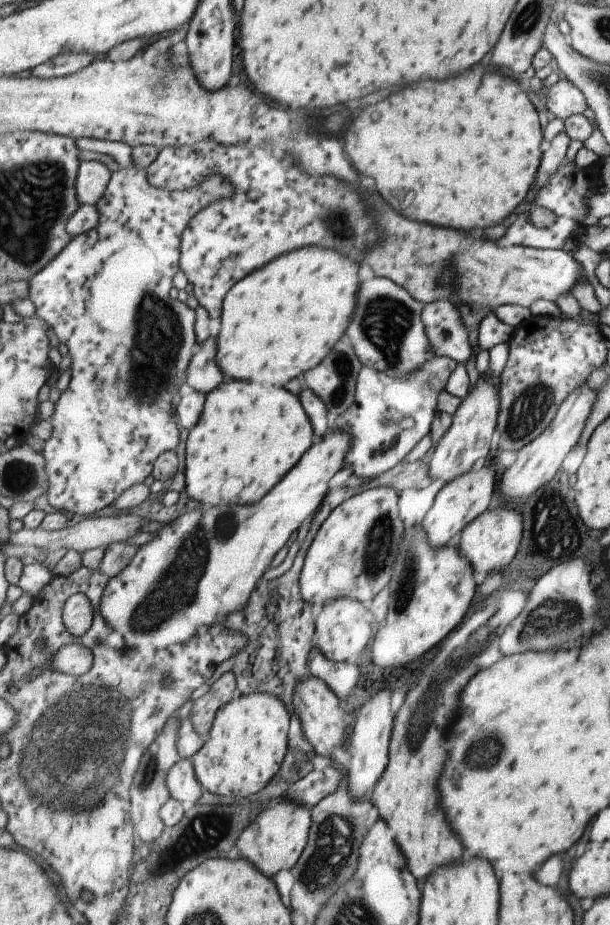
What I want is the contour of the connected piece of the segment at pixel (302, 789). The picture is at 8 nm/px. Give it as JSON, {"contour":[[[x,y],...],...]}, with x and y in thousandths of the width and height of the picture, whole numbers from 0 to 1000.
{"contour":[[[539,825],[526,832],[513,832],[503,839],[490,842],[480,851],[464,861],[464,864],[487,864],[507,874],[523,869],[526,865],[546,858],[562,850],[570,837]]]}

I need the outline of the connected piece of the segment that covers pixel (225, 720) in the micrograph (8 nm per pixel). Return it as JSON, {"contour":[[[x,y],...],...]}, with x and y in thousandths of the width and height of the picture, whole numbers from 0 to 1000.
{"contour":[[[415,749],[398,751],[374,759],[356,769],[348,790],[338,798],[333,809],[313,819],[321,830],[323,841],[334,850],[334,854],[359,861],[407,862],[425,854],[431,854],[441,843],[457,835],[464,822],[477,805],[475,783],[477,771],[472,761],[454,751],[444,749]]]}

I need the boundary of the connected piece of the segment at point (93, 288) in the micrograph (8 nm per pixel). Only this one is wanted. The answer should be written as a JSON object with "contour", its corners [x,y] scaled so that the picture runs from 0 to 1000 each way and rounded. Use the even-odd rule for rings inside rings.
{"contour":[[[215,178],[205,183],[195,183],[184,188],[169,214],[159,223],[164,227],[164,241],[141,253],[126,254],[111,267],[80,288],[64,296],[59,296],[48,305],[51,308],[49,323],[57,328],[59,342],[79,349],[97,370],[107,372],[113,378],[118,395],[118,410],[110,422],[98,427],[92,435],[92,442],[84,452],[85,469],[74,477],[69,490],[74,492],[82,515],[82,526],[74,536],[75,543],[92,551],[105,551],[115,557],[130,556],[149,558],[159,551],[169,551],[185,546],[192,539],[208,532],[216,525],[238,521],[241,515],[251,510],[251,504],[257,495],[274,486],[290,486],[297,476],[295,458],[284,452],[284,432],[287,426],[298,428],[305,423],[303,411],[307,409],[307,396],[315,391],[316,376],[325,374],[325,363],[320,359],[320,334],[310,333],[302,326],[290,324],[285,319],[284,298],[295,292],[297,267],[303,248],[325,230],[338,226],[348,219],[366,215],[379,215],[387,210],[387,201],[366,189],[352,187],[331,195],[331,198],[316,200],[302,206],[270,208],[248,201],[241,195],[241,186]]]}

